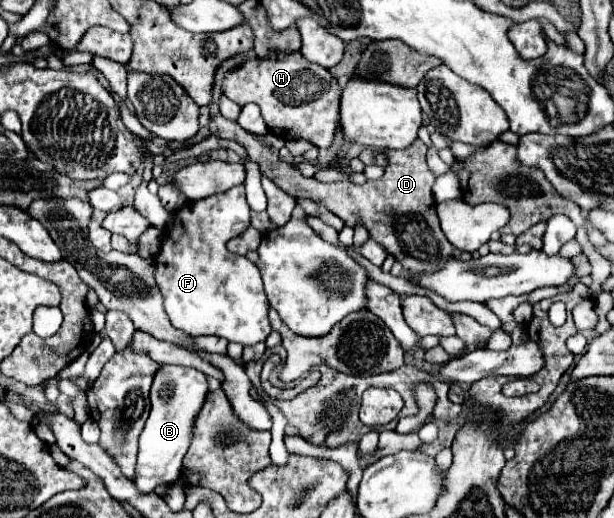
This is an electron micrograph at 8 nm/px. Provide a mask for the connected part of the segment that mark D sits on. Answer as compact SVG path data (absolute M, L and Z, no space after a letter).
M223 116L211 118L209 122L211 134L219 138L229 138L239 142L247 156L261 166L261 172L273 180L281 190L291 194L293 198L313 198L315 202L327 206L333 214L337 214L347 226L355 226L355 222L363 222L363 226L369 230L369 234L385 246L389 254L393 254L405 270L439 270L447 258L471 258L471 254L457 250L451 246L451 242L445 238L439 218L435 212L435 196L431 192L437 176L429 170L425 162L427 146L417 138L409 148L403 150L383 150L387 158L385 174L379 180L369 180L363 186L351 184L351 182L331 182L323 184L315 178L305 178L299 174L299 170L279 158L279 148L275 148L275 134L257 136L247 130L243 130L237 122L231 122Z

